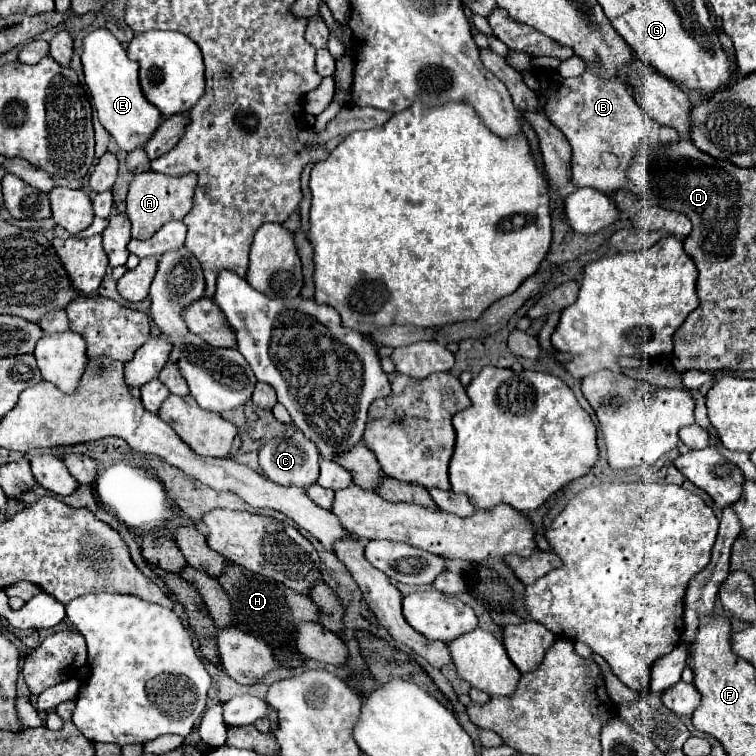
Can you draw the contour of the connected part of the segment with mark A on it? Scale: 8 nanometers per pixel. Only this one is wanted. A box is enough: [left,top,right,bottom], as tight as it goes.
[126,173,196,239]

